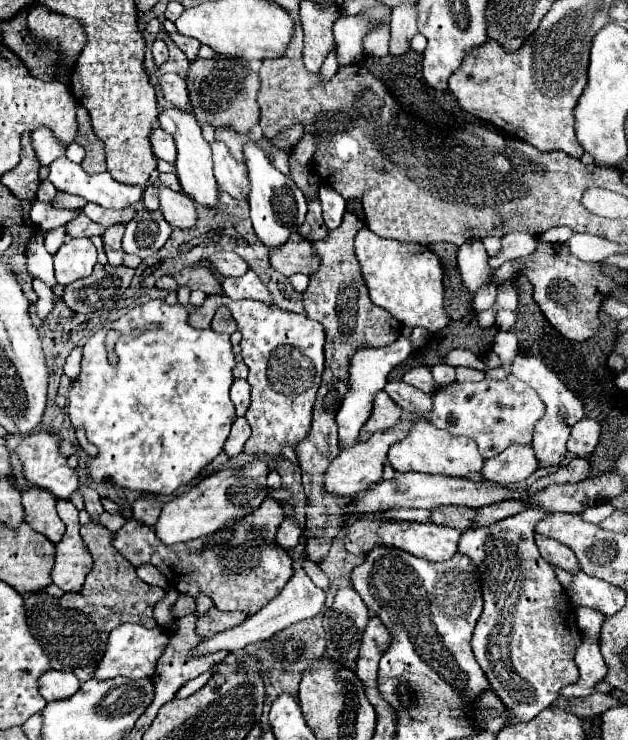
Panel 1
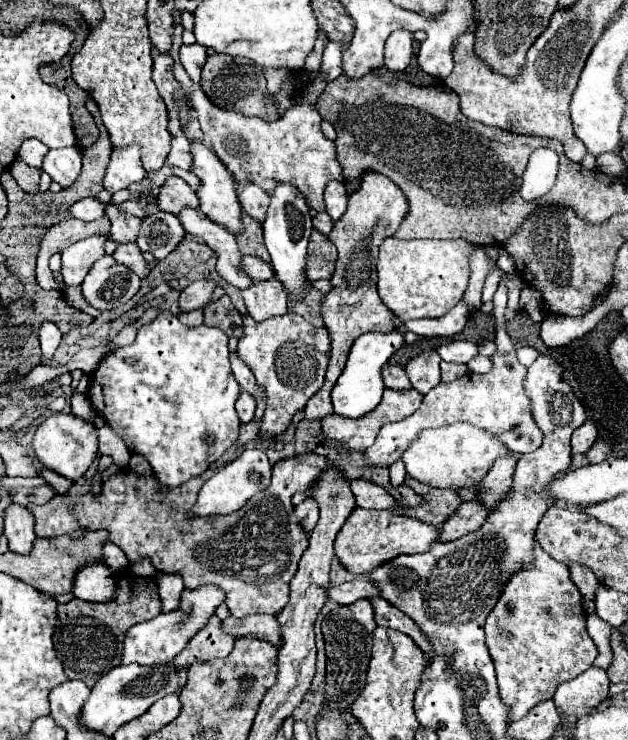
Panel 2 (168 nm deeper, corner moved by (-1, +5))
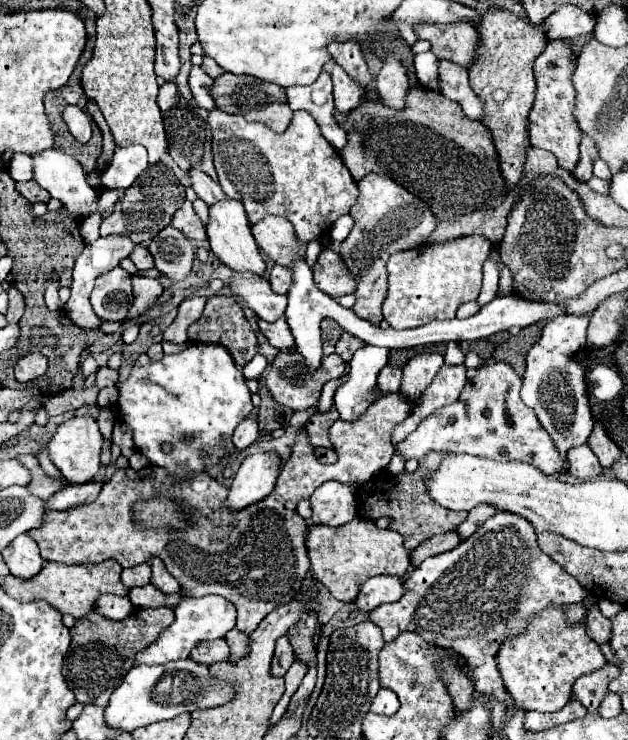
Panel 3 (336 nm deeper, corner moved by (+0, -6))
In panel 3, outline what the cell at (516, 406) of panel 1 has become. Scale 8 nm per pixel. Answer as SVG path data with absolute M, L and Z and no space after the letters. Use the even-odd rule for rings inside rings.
M504 361L488 363L478 369L476 377L470 379L460 393L460 399L440 407L426 417L404 441L396 445L396 453L404 461L422 461L428 451L460 451L472 455L484 455L490 459L516 459L538 467L544 475L558 473L564 465L556 447L542 431L532 409L520 401L520 375Z

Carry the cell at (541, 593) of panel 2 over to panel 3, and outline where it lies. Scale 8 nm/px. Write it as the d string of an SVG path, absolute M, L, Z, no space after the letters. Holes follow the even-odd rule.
M550 605L528 619L526 631L500 643L496 663L506 691L524 711L558 711L570 701L572 685L580 675L600 669L606 659L586 633L584 623L570 625L564 605Z

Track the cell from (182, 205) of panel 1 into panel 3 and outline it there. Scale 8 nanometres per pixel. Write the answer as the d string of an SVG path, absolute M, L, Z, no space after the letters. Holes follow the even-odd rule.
M232 271L230 289L264 321L276 321L284 315L286 295L272 293L268 281L260 275L252 275L250 271Z

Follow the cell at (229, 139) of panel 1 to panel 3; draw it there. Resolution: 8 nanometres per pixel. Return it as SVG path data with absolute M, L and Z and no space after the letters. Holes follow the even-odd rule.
M220 109L208 111L208 125L212 131L212 155L218 181L230 199L242 201L250 223L264 219L264 215L286 217L294 225L296 237L302 243L308 243L328 233L332 223L348 213L352 201L356 201L356 181L350 177L338 151L322 137L316 119L308 111L296 111L284 133L274 133L262 123L248 123L244 117L228 115Z

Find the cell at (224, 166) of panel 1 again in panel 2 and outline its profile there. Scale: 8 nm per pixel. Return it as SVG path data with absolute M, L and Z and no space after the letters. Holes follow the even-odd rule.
M237 184L237 196L239 196L243 210L253 220L259 220L259 224L261 224L261 220L265 218L267 206L269 206L269 194L261 192L261 188L257 184Z

